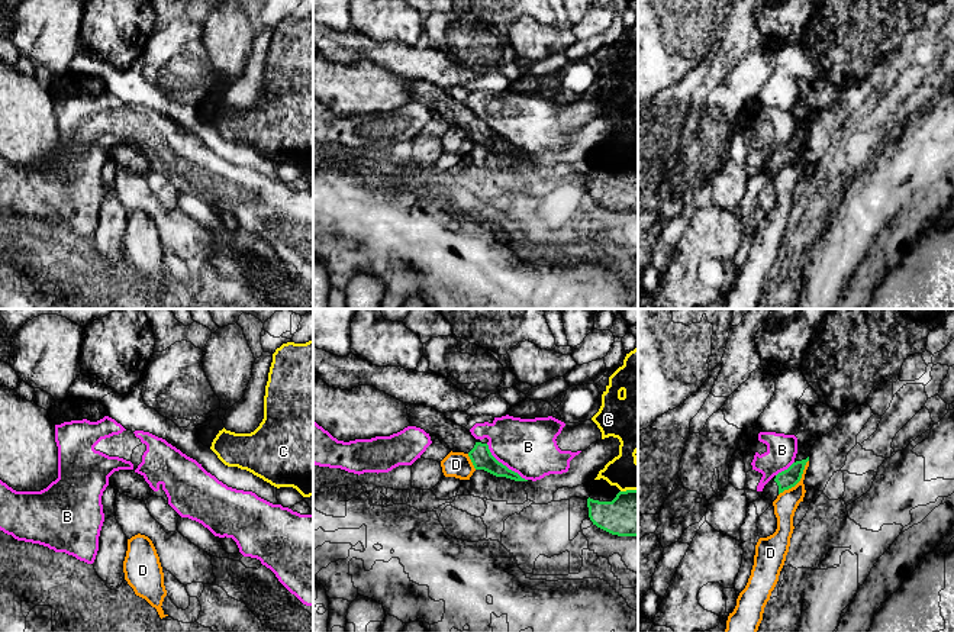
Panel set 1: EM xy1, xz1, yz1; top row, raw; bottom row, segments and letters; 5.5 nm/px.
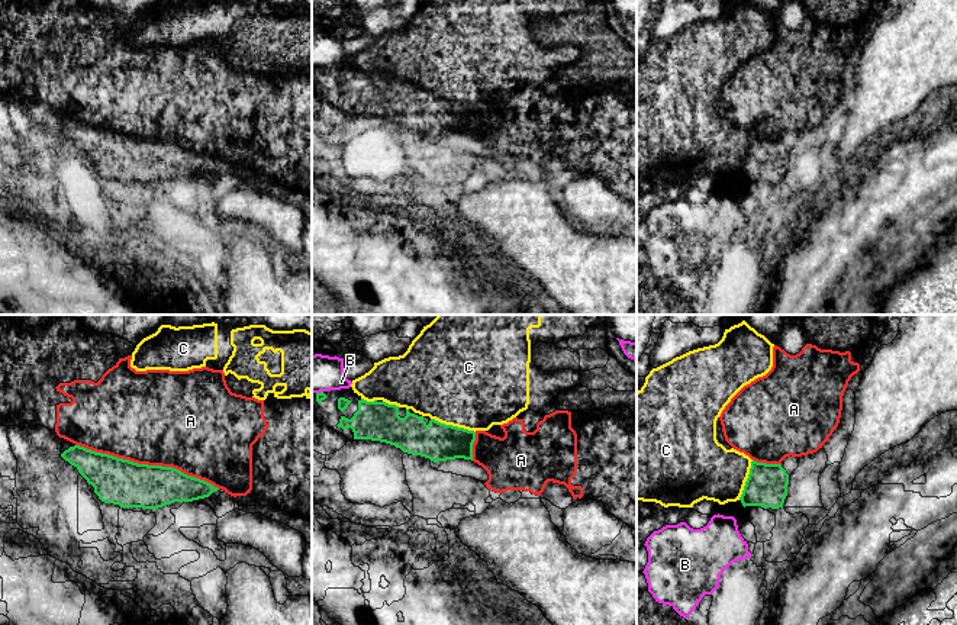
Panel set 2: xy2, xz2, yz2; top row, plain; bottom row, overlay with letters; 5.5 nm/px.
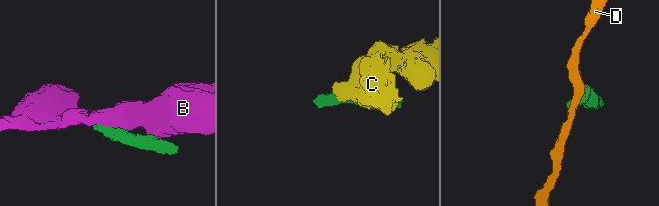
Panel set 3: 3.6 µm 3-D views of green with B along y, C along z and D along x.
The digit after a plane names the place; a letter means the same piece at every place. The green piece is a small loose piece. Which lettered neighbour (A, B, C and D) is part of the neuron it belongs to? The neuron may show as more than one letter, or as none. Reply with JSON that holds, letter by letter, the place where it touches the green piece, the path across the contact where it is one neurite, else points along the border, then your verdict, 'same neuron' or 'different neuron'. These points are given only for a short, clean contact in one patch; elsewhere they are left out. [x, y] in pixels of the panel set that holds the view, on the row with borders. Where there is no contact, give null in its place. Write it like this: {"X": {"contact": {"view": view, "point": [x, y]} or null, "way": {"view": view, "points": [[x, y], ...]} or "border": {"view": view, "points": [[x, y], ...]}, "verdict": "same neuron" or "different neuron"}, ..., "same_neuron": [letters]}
{"A": {"contact": {"view": "xy2", "point": [147, 464]}, "verdict": "different neuron"}, "B": {"contact": {"view": "xz1", "point": [505, 466]}, "border": {"view": "xz1", "points": [[486, 444], [499, 461], [527, 480]]}, "verdict": "different neuron"}, "C": {"contact": {"view": "xz2", "point": [451, 425]}, "verdict": "different neuron"}, "D": {"contact": {"view": "yz1", "point": [799, 480]}, "border": {"view": "yz1", "points": [[808, 460], [802, 477], [779, 495]]}, "verdict": "different neuron"}, "same_neuron": []}

